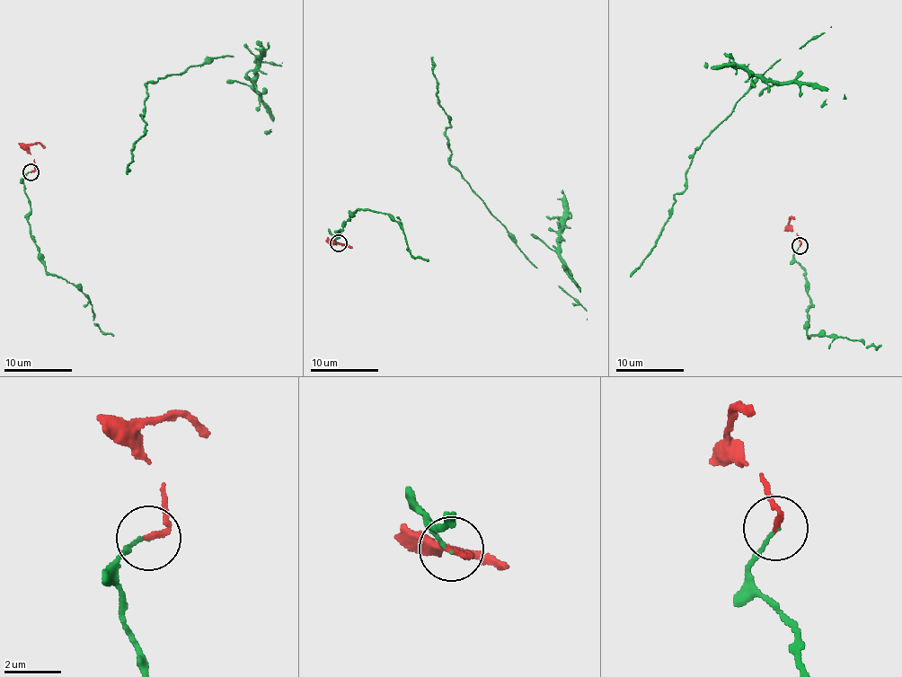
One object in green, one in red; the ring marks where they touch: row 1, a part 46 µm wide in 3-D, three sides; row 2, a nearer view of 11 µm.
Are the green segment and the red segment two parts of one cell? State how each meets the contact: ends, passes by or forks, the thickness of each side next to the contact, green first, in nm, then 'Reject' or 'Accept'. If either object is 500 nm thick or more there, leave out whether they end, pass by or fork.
At the ring green ends. At the ring red ends. Thickness 100 nm (green) against 180 nm. Accept

